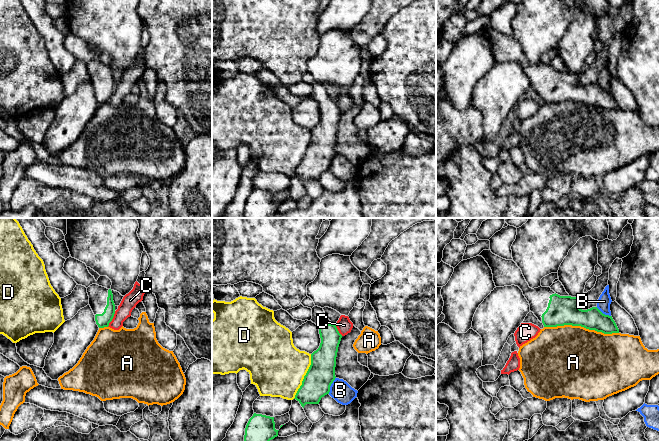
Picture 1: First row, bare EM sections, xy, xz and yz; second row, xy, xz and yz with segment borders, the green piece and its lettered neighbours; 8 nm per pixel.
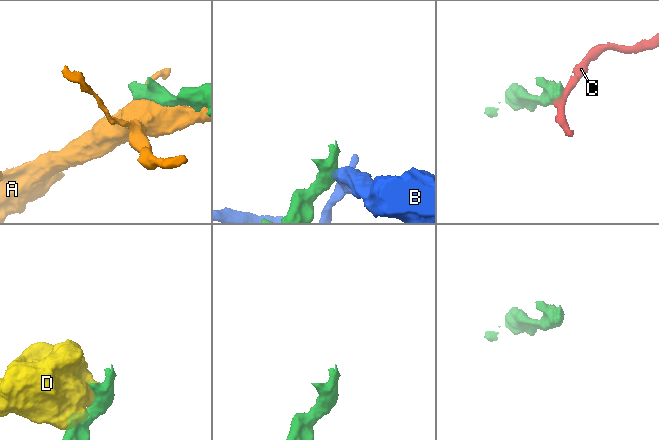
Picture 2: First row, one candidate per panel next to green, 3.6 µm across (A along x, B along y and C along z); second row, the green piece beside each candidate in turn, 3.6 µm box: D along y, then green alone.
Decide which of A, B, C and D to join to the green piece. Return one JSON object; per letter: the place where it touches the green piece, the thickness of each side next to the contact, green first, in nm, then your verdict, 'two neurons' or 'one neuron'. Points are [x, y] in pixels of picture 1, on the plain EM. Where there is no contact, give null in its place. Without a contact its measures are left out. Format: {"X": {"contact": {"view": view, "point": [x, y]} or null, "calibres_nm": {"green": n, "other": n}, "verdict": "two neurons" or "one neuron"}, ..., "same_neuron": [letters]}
{"A": {"contact": {"view": "yz", "point": [581, 102]}, "calibres_nm": {"green": 240, "other": 500}, "verdict": "two neurons"}, "B": {"contact": {"view": "xz", "point": [330, 161]}, "calibres_nm": {"green": 220, "other": 170}, "verdict": "two neurons"}, "C": {"contact": {"view": "xy", "point": [112, 94]}, "calibres_nm": {"green": 110, "other": 120}, "verdict": "two neurons"}, "D": {"contact": {"view": "xz", "point": [304, 152]}, "calibres_nm": {"green": 220, "other": 440}, "verdict": "two neurons"}, "same_neuron": []}

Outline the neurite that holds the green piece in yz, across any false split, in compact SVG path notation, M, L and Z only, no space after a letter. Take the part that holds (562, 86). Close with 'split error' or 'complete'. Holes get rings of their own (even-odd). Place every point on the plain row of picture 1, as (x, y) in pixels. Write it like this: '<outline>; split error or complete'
M483 26L478 32L482 32L491 44L496 63L515 61L522 66L530 87L544 103L572 101L604 110L619 109L612 92L603 90L597 83L582 86L579 73L560 72L550 63L530 64L513 36L503 35L491 26Z; split error

